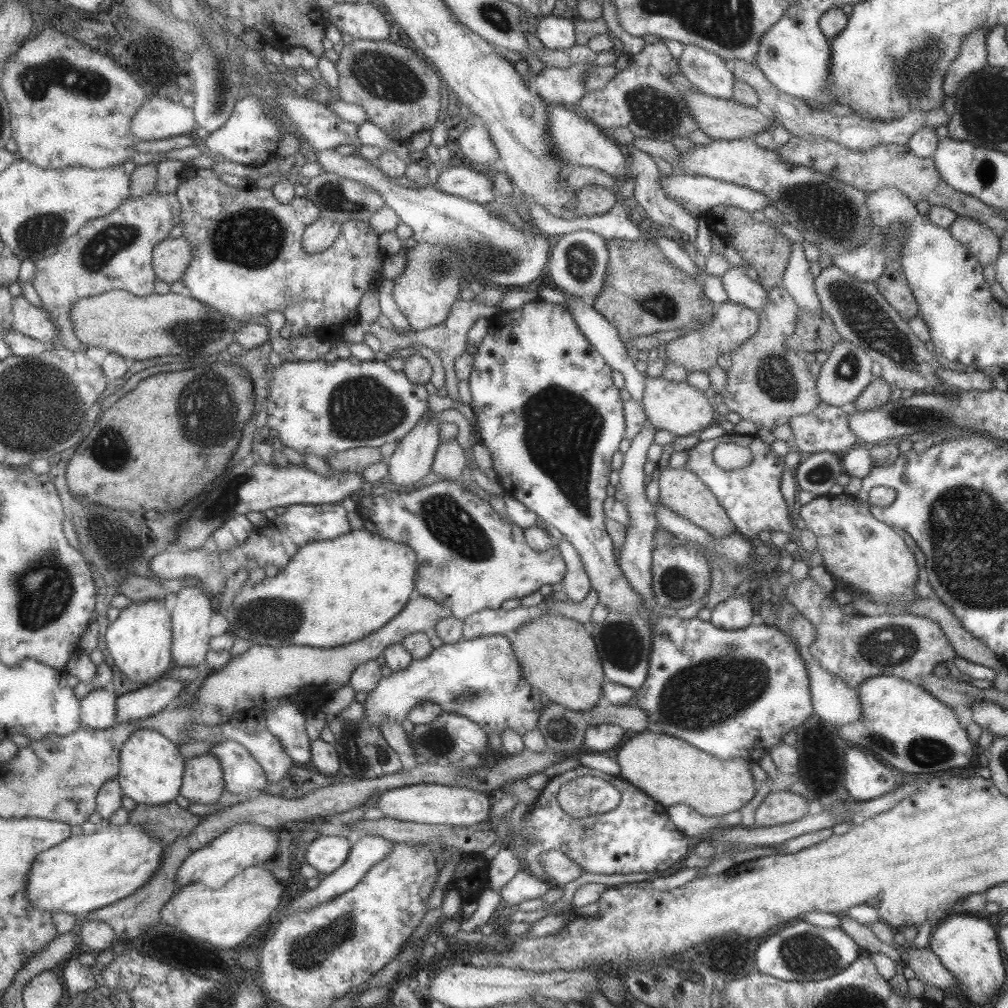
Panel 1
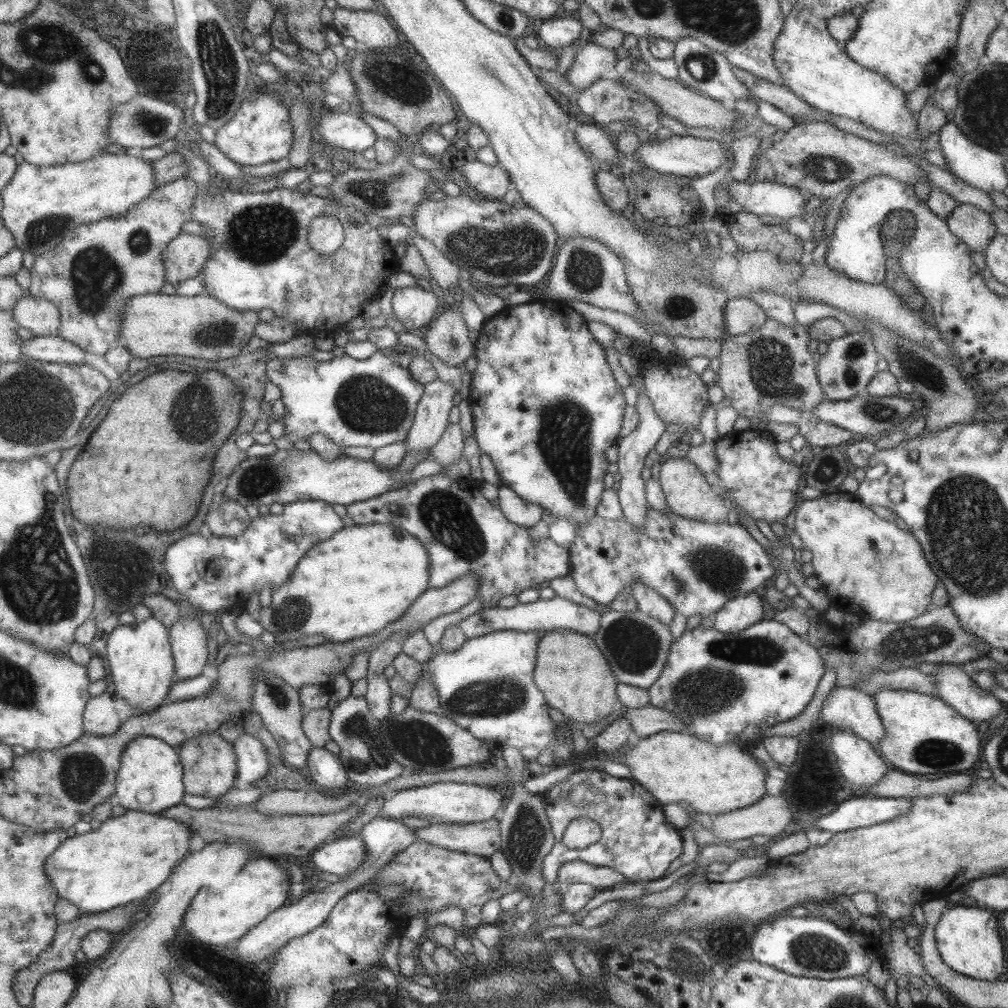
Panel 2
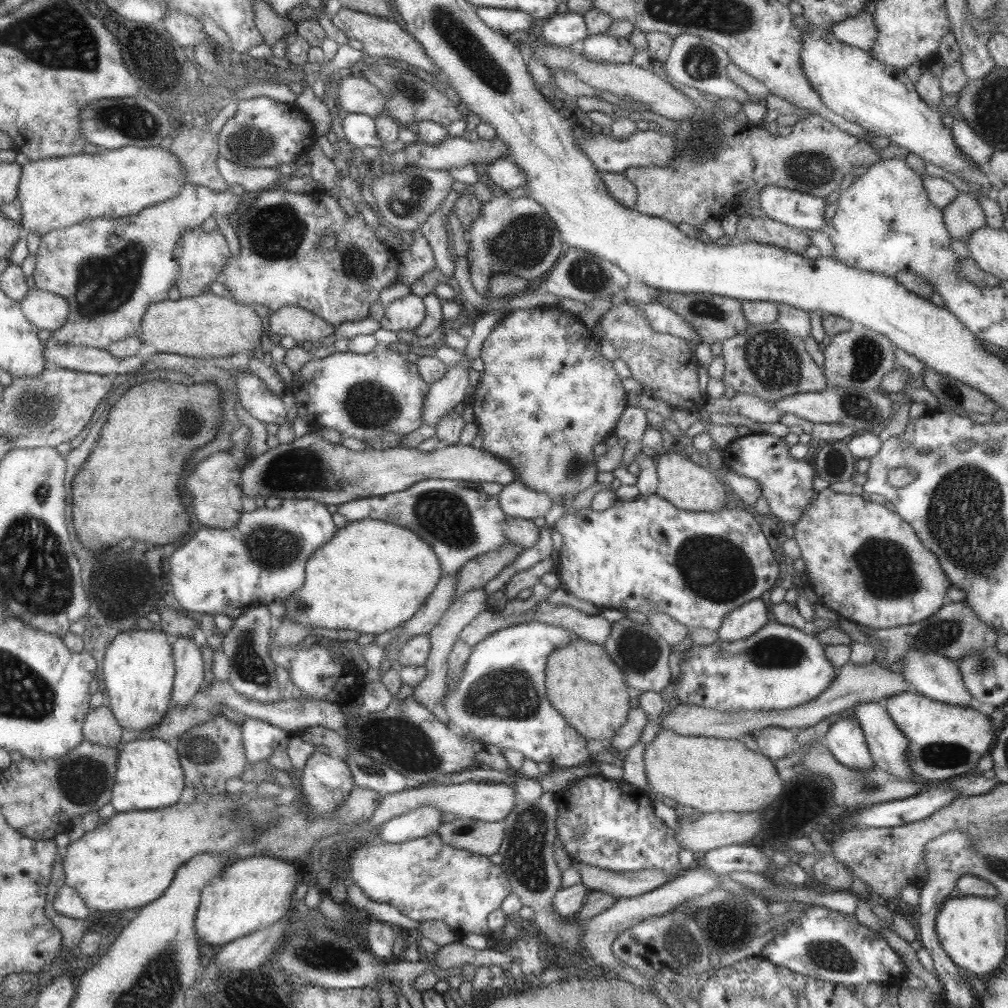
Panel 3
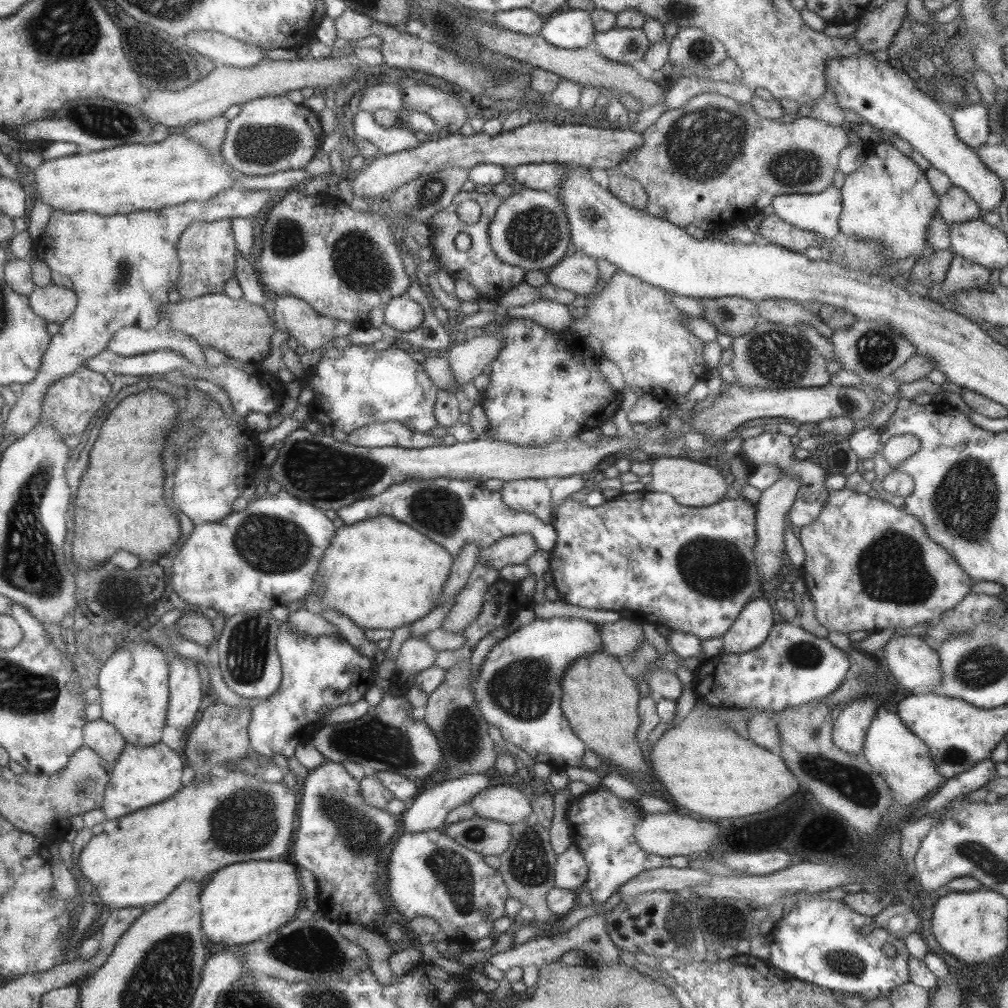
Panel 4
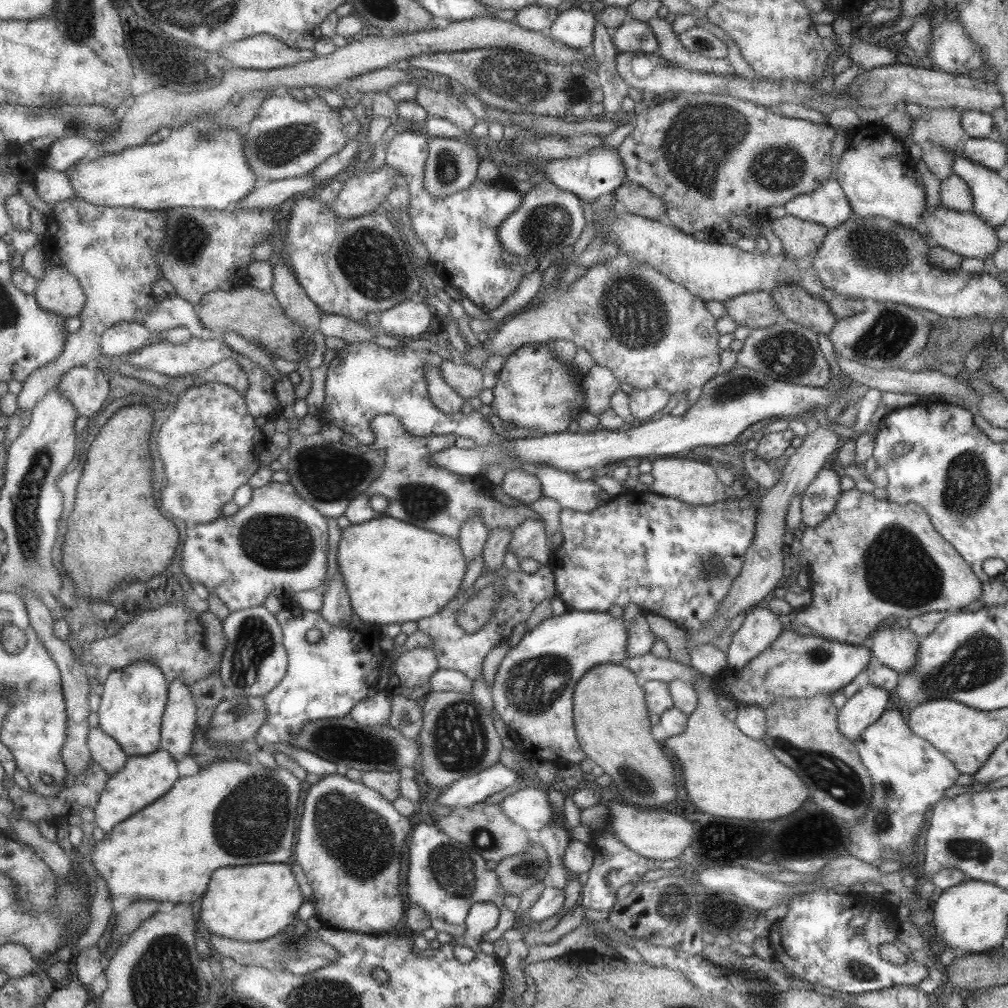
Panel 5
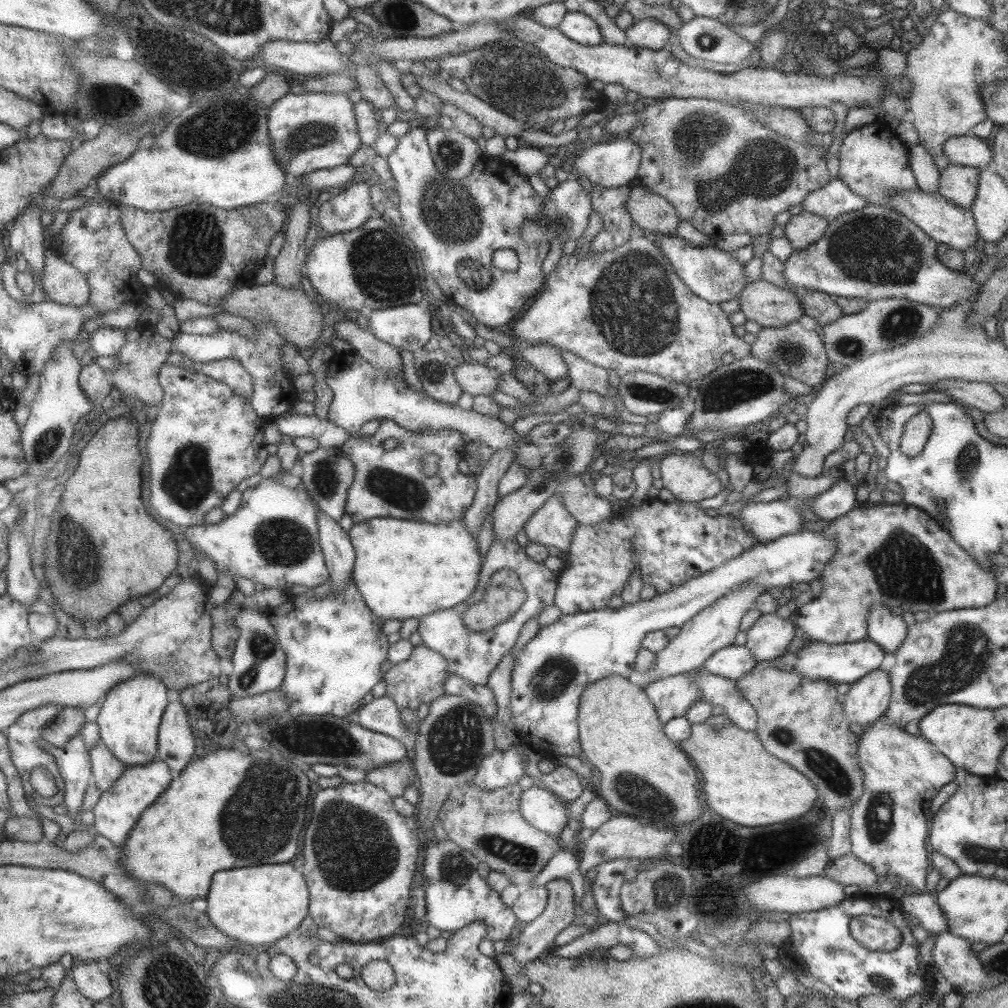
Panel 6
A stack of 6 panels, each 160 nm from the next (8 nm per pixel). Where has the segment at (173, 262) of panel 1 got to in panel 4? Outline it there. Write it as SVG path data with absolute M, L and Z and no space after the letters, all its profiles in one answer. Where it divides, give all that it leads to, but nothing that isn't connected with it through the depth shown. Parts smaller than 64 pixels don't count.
M225 218L213 222L195 220L180 234L176 254L179 260L179 277L175 283L183 299L193 299L205 294L224 293L227 280L235 276L236 248L229 221Z

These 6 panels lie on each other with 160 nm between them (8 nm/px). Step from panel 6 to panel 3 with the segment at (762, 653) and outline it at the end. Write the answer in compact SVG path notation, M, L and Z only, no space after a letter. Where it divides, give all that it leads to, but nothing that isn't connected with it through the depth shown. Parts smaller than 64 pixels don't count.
M756 598L725 614L716 633L720 640L739 640L759 630L767 621L765 601Z

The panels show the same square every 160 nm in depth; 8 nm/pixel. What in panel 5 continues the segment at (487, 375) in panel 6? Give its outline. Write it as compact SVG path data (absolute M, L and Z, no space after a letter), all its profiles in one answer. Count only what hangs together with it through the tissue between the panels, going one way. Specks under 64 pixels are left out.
M442 360L438 366L441 378L453 391L463 399L477 397L484 389L482 369L473 368L456 360Z

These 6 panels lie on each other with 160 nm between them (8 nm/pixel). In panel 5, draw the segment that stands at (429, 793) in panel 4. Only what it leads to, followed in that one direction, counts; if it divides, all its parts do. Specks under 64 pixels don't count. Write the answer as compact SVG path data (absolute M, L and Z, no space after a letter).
M499 762L477 774L464 776L451 782L445 790L441 790L435 798L435 806L449 808L469 807L484 801L492 794L497 794L503 789L519 781L520 772L510 770Z

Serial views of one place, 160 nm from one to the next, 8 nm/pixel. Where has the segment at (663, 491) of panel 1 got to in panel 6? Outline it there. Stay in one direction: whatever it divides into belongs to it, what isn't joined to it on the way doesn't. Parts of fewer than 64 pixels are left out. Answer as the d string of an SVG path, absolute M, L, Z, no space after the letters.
M664 454L658 462L662 487L683 502L698 503L715 496L722 488L717 474L709 472L700 457Z

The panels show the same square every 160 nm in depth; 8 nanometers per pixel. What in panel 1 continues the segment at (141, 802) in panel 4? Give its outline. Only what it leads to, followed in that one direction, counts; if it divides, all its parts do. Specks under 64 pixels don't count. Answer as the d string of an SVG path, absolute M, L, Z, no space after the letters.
M139 728L123 742L119 752L119 771L116 776L117 784L122 796L133 801L137 805L159 806L167 802L173 802L179 795L182 784L182 773L185 767L185 758L178 751L179 746L169 742L165 736L157 733L154 729Z

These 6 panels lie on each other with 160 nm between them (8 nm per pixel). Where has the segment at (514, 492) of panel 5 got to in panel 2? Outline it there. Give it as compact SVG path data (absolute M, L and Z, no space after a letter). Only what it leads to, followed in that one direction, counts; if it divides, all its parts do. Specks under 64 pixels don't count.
M503 484L498 487L496 502L503 516L516 526L531 528L539 522L543 514L543 508L538 504L521 500L513 490Z

